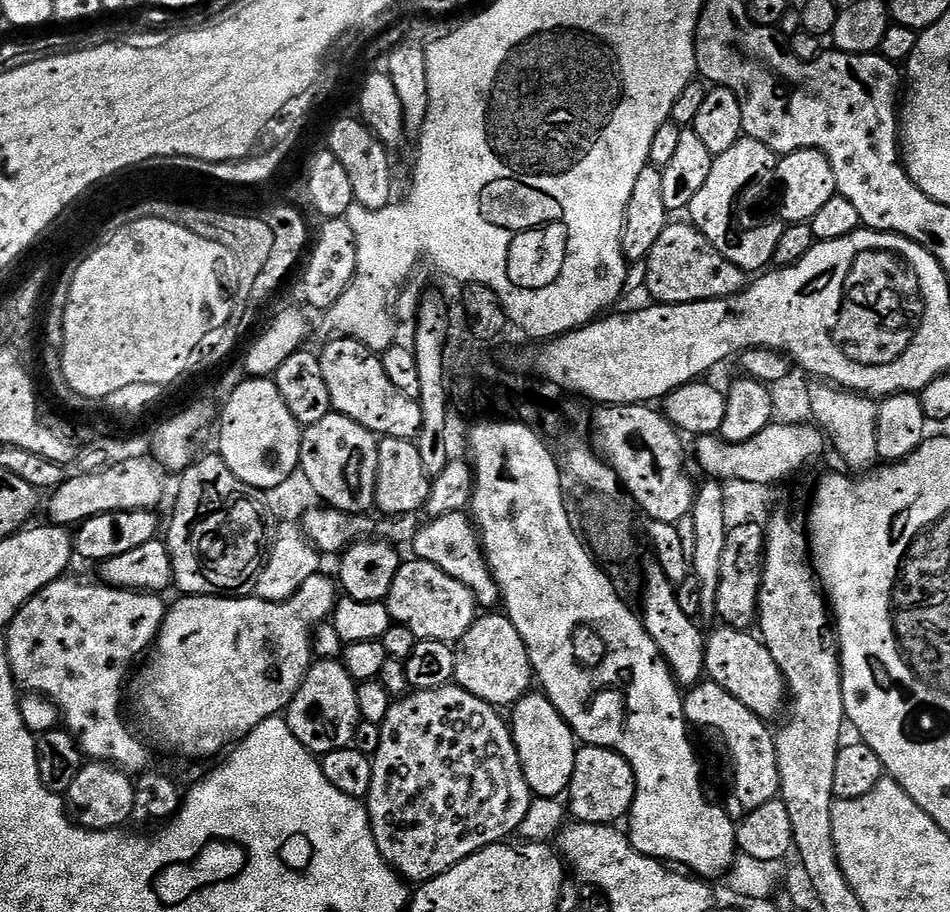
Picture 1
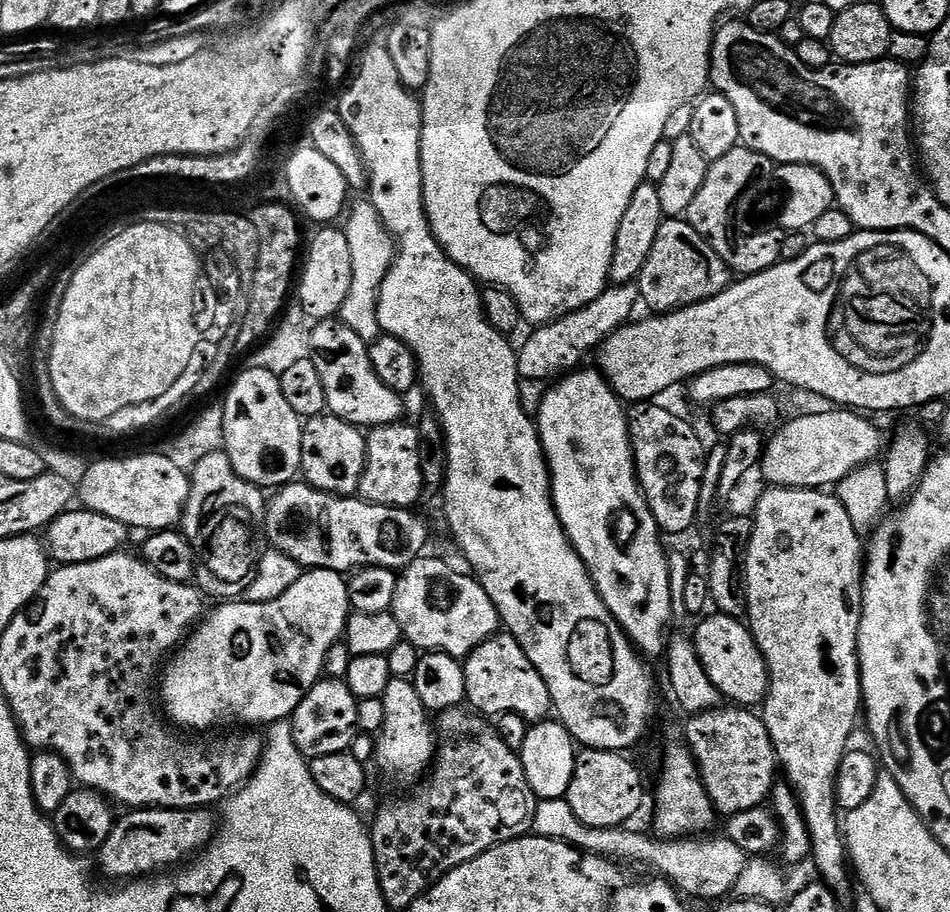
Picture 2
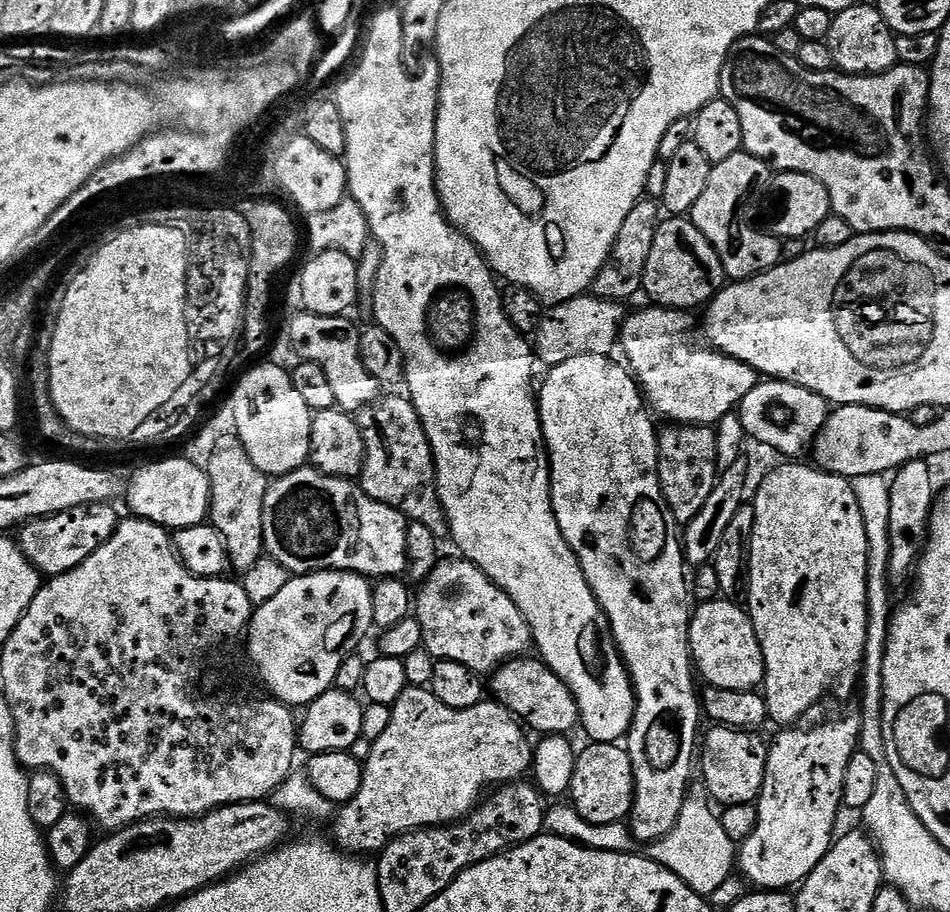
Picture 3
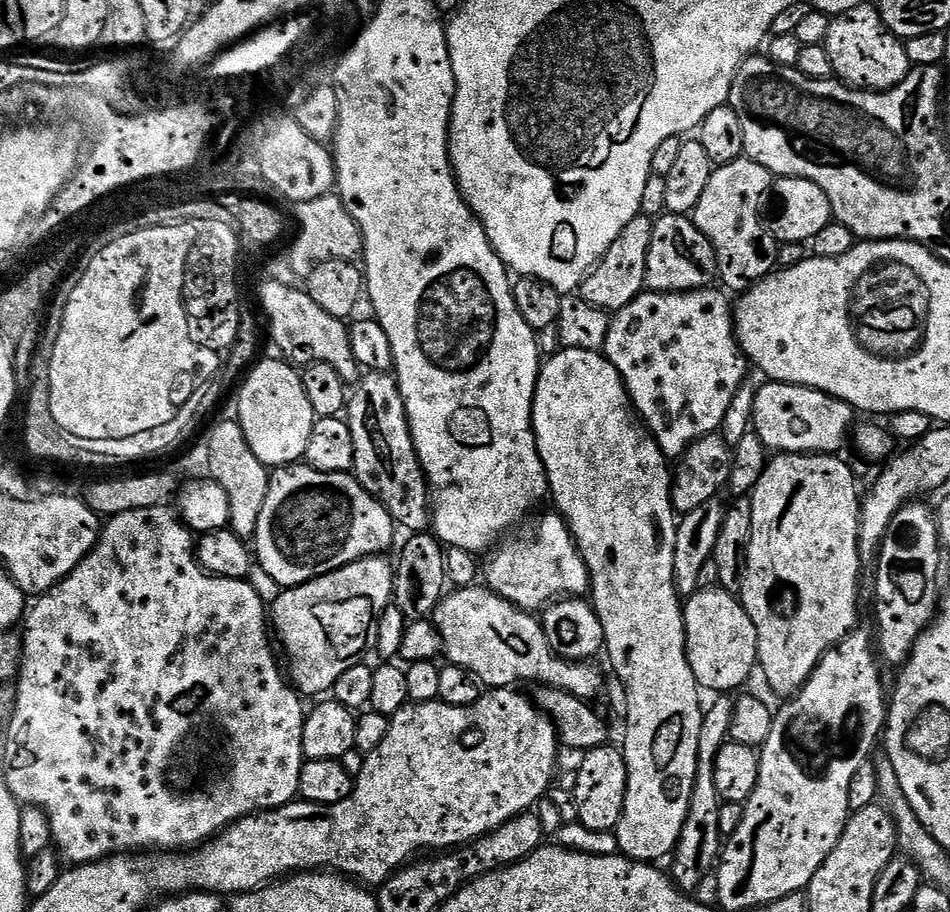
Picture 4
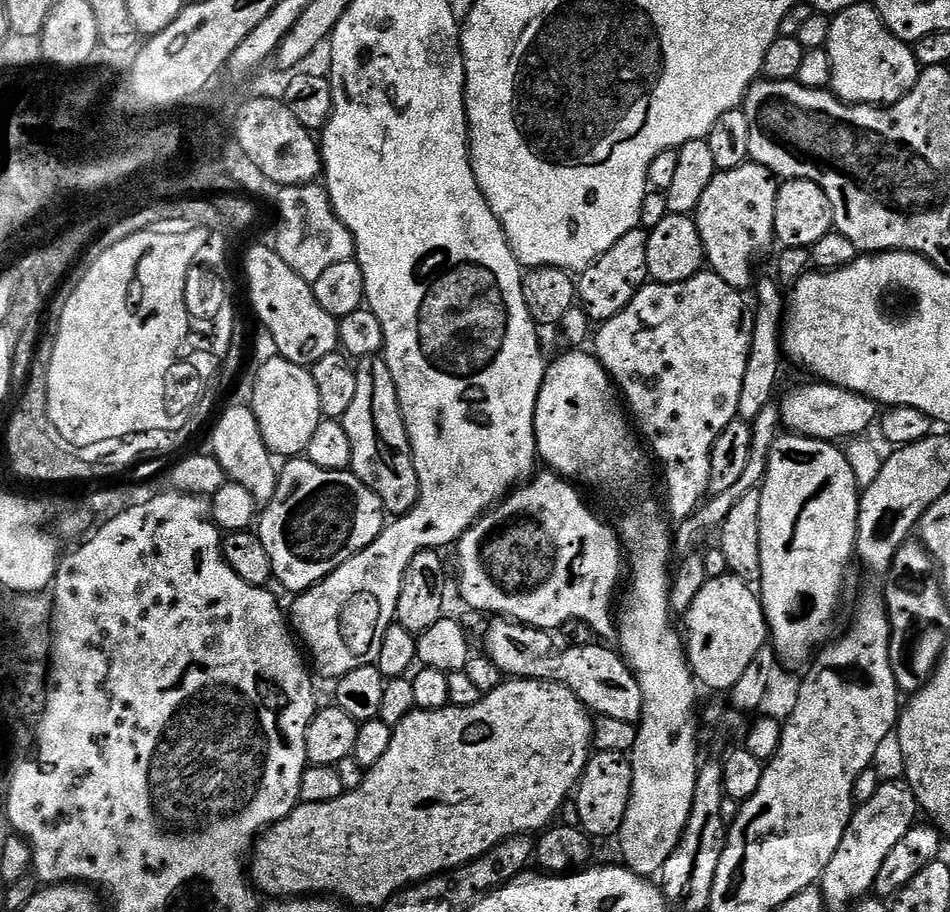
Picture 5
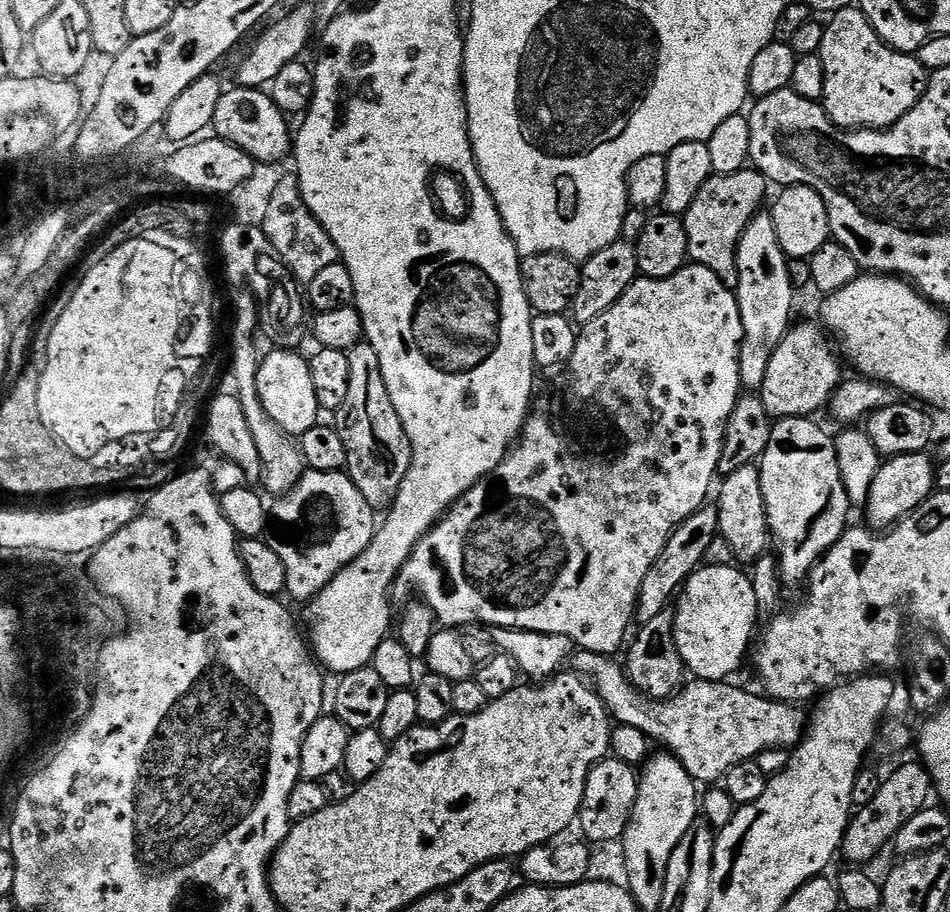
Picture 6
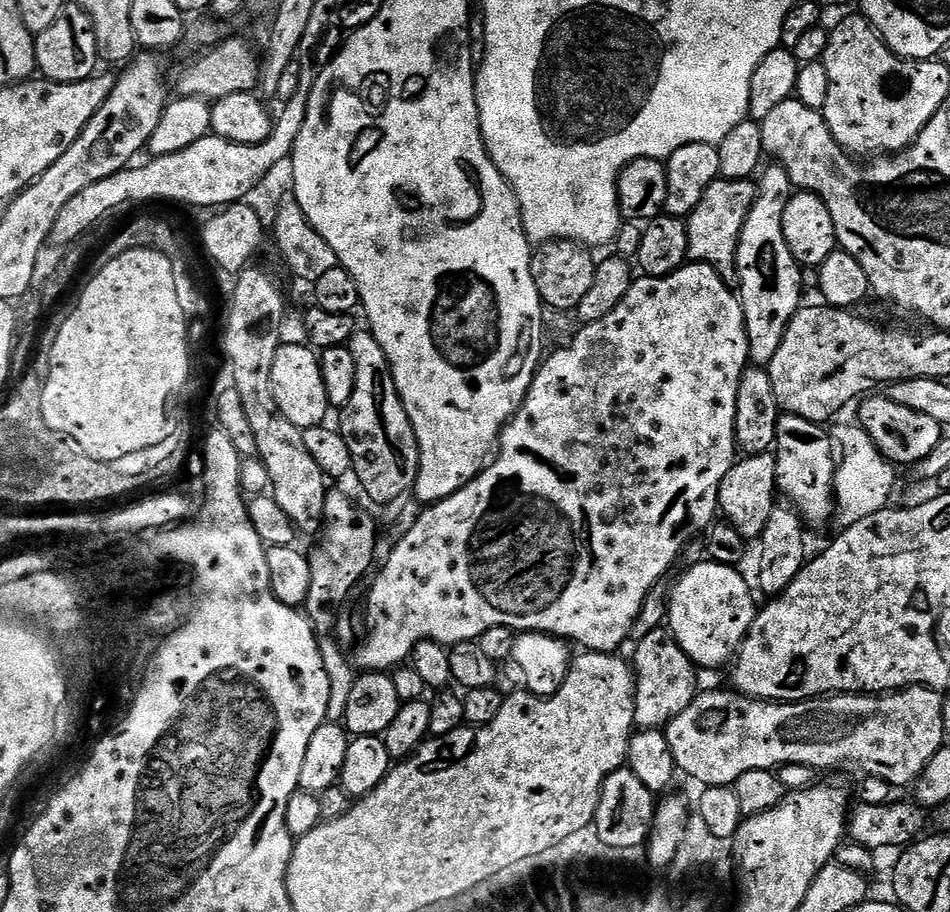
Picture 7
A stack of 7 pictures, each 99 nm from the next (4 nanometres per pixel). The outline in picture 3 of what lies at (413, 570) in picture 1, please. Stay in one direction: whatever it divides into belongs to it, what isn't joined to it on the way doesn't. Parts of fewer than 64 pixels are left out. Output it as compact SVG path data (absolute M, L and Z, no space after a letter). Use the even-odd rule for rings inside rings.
M441 559L433 566L433 570L422 583L420 589L414 592L414 615L422 626L423 648L438 660L462 662L471 672L491 674L504 663L505 660L515 660L523 657L527 648L533 647L532 631L526 626L526 618L514 606L514 602L502 589L496 585L484 571L469 560Z

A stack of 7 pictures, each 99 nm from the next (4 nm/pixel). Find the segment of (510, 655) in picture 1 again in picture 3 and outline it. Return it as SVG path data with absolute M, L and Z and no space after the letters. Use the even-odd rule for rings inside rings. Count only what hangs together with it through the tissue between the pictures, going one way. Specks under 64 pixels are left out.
M539 658L528 659L505 660L495 672L491 673L491 695L497 704L506 706L506 710L514 713L517 720L527 725L533 733L535 733L534 731L540 732L539 734L543 734L544 736L562 736L571 733L571 728L575 729L580 723L580 711L578 710L578 702L574 702L574 694L570 694L566 682L562 682L562 678L558 678L558 674L554 674L554 670L546 667L543 660Z

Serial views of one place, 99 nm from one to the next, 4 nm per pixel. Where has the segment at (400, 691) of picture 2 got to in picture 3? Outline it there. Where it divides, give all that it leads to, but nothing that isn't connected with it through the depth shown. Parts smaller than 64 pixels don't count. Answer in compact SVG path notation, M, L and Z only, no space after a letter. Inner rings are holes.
M409 686L391 709L390 726L372 741L370 758L363 764L362 790L358 790L358 794L343 805L331 821L331 839L342 852L378 854L396 836L418 828L454 824L472 813L489 790L523 781L529 775L534 755L533 741L528 741L529 733L516 715L506 710L506 706L497 704L495 699L488 698L466 710L458 710L438 702L428 688Z

